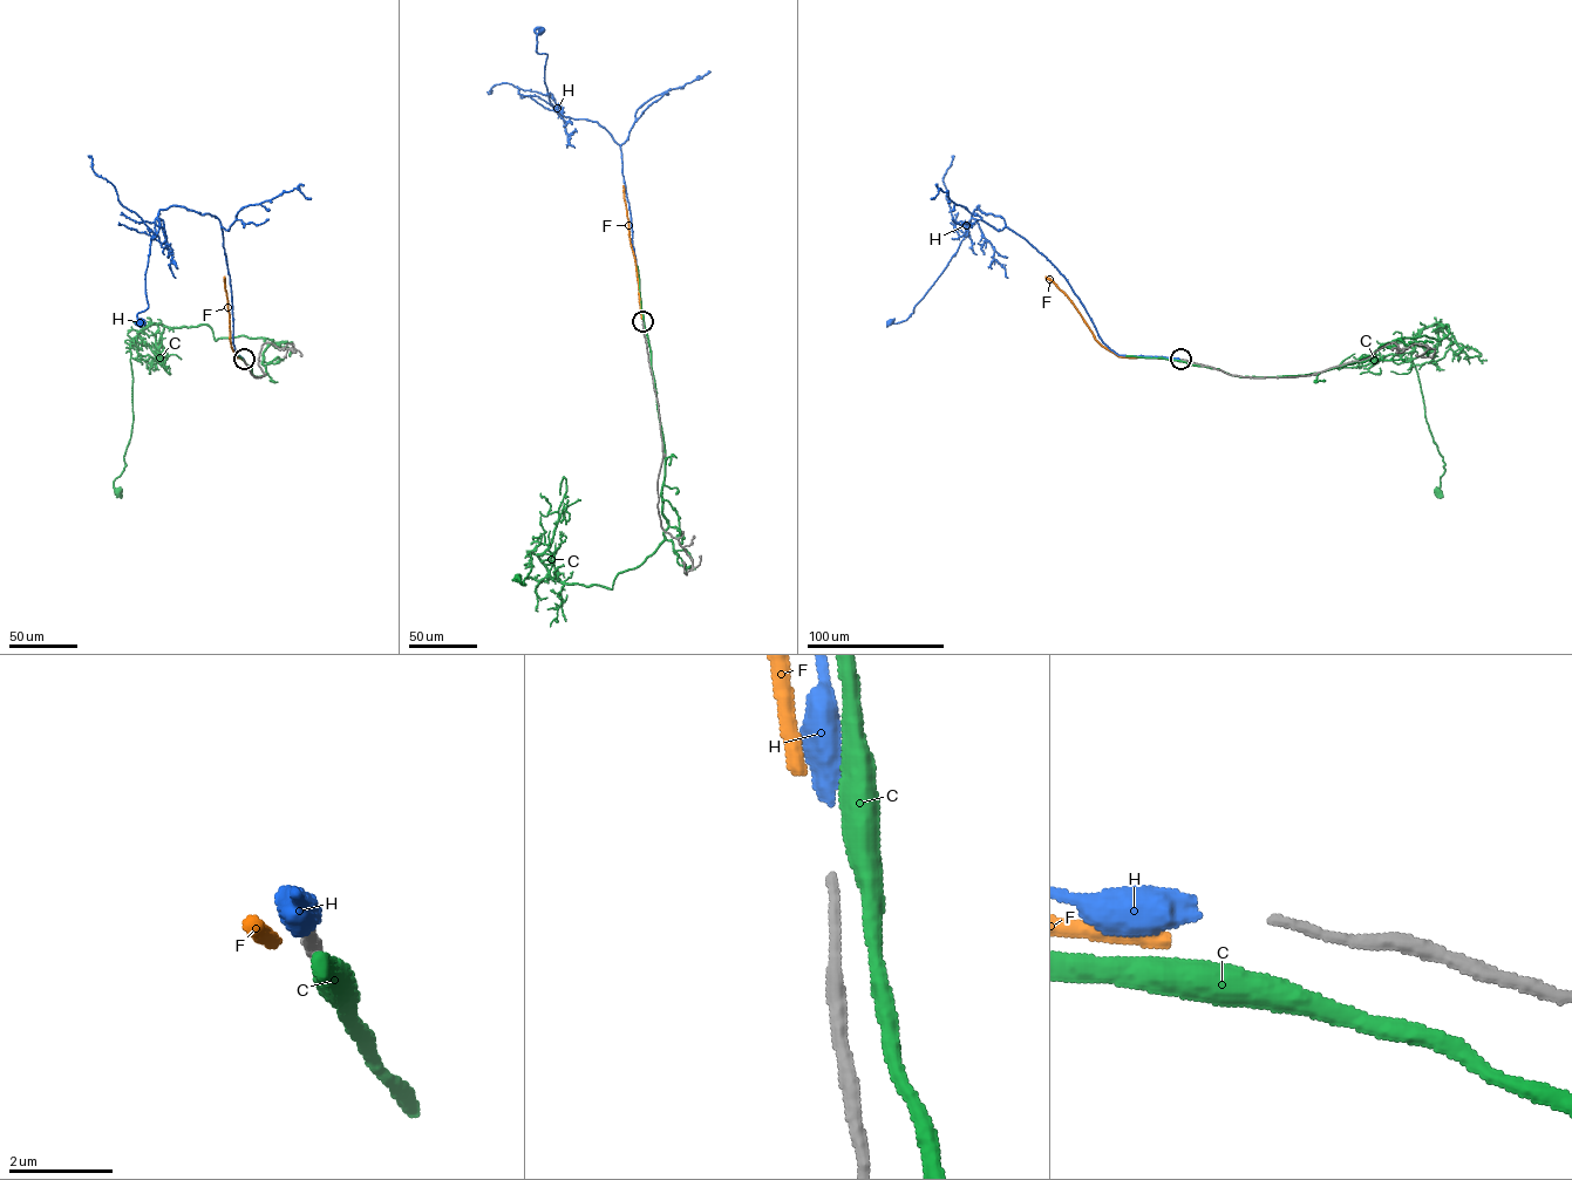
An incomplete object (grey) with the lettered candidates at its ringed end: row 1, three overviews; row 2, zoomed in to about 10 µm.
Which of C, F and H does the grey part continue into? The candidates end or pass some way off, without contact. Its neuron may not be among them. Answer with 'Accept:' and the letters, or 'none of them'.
Accept: H

